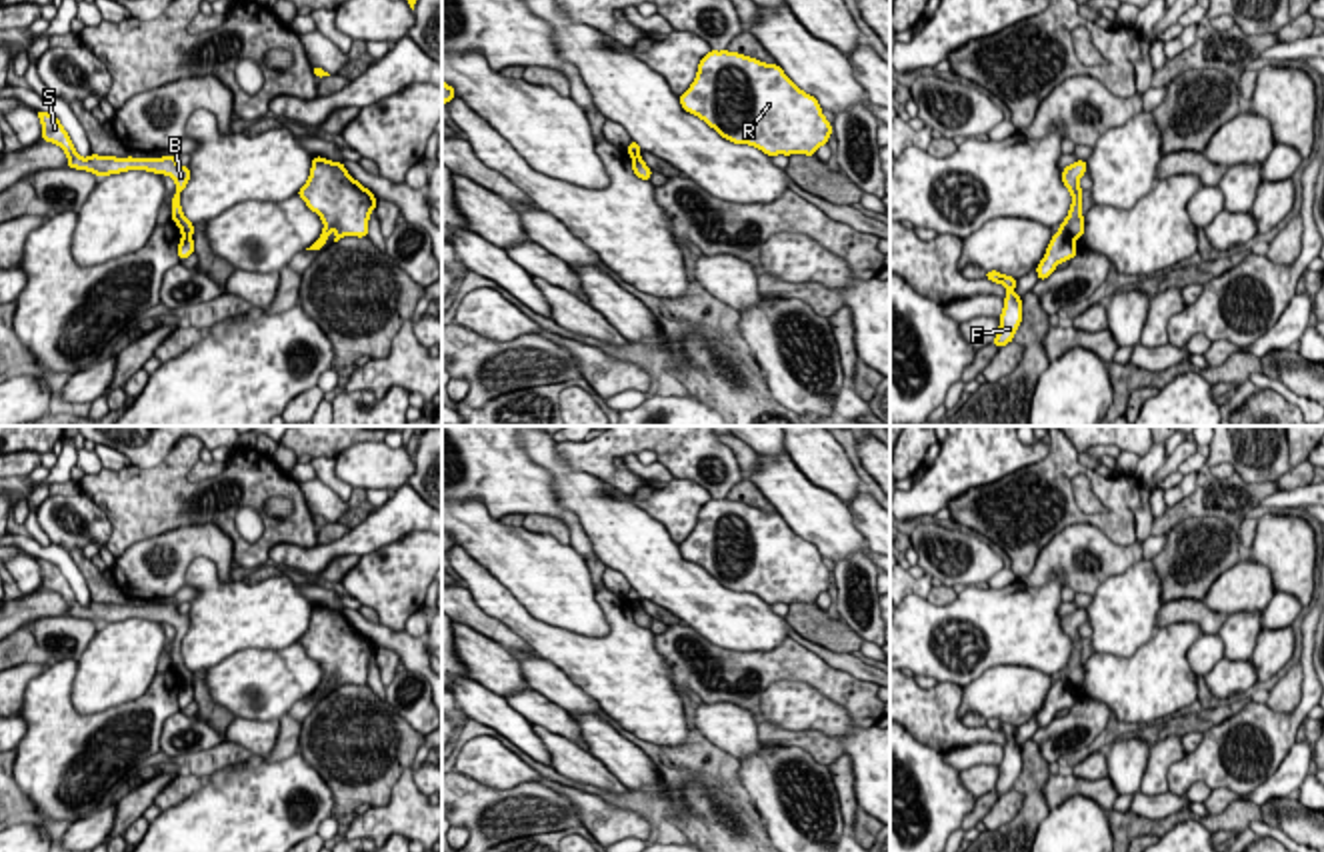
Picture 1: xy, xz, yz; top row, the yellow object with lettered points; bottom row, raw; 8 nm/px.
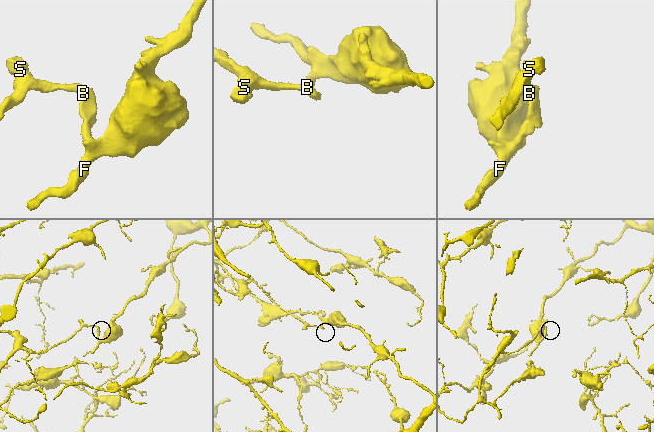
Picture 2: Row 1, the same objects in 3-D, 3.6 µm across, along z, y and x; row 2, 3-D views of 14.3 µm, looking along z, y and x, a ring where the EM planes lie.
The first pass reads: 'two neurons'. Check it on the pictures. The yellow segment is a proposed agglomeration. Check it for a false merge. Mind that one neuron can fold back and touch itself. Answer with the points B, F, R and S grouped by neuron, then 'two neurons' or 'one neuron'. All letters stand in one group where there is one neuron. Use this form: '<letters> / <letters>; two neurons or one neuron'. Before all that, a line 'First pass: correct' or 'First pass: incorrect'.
First pass: correct
B S / F R; two neurons

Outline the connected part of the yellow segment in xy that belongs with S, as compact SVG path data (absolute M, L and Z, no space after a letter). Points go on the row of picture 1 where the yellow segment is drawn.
M36 110L40 122L42 122L42 140L58 144L66 156L68 156L68 168L86 170L96 176L110 176L120 174L128 170L146 170L154 174L166 174L176 182L176 194L172 198L172 220L180 228L182 234L192 236L194 224L186 220L182 206L180 206L180 192L186 188L190 180L188 166L180 166L176 162L176 156L162 156L162 158L116 158L116 156L98 156L90 154L88 158L82 158L68 132L60 124L60 120L48 112Z

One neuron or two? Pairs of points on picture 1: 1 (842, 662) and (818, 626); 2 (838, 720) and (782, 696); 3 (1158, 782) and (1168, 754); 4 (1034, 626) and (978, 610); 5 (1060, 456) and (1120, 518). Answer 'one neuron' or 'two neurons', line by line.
1: two neurons
2: one neuron
3: one neuron
4: one neuron
5: one neuron

